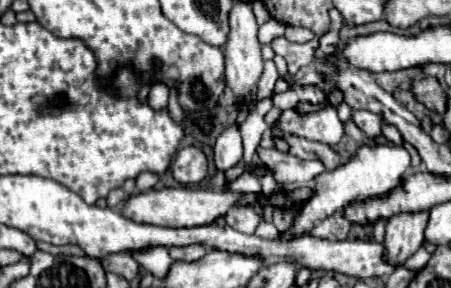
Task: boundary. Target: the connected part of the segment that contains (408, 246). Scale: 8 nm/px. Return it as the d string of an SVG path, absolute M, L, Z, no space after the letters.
M418 211L418 213L396 213L388 219L384 247L388 249L388 257L392 257L396 265L404 263L422 245L428 217L430 211Z

